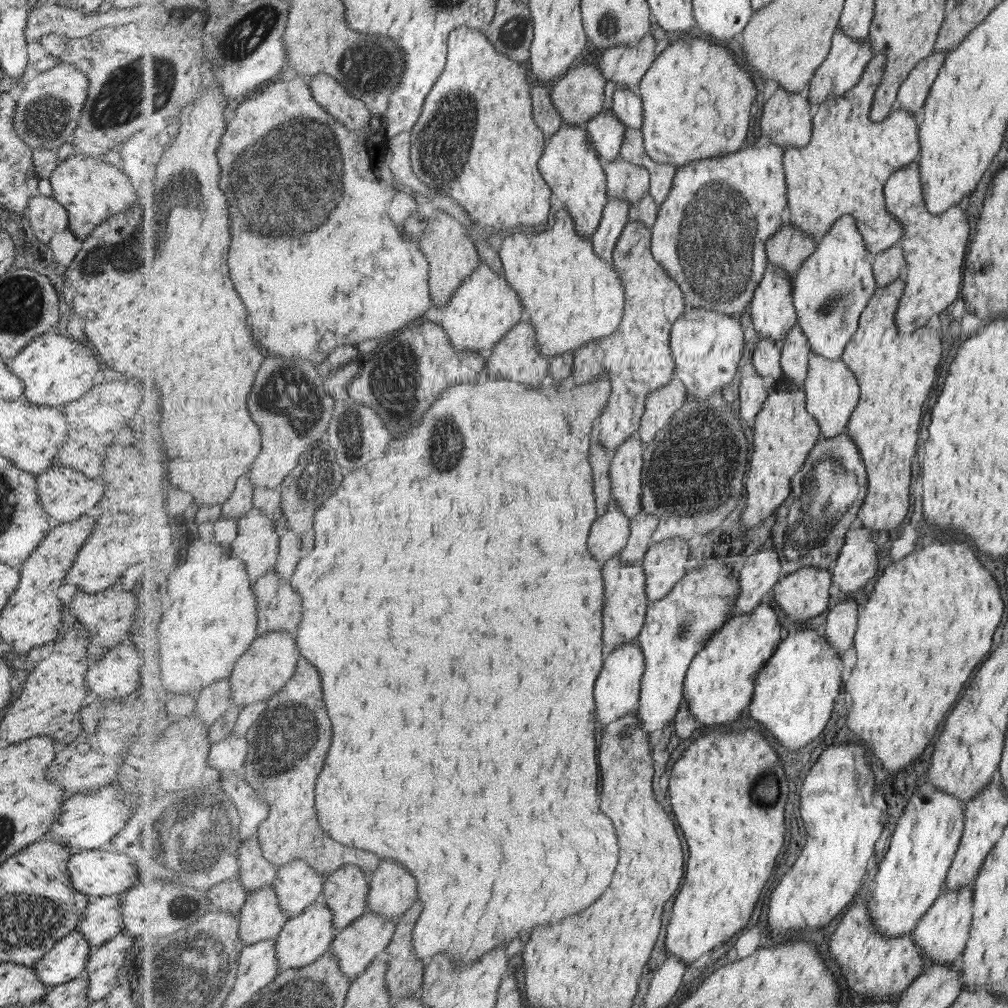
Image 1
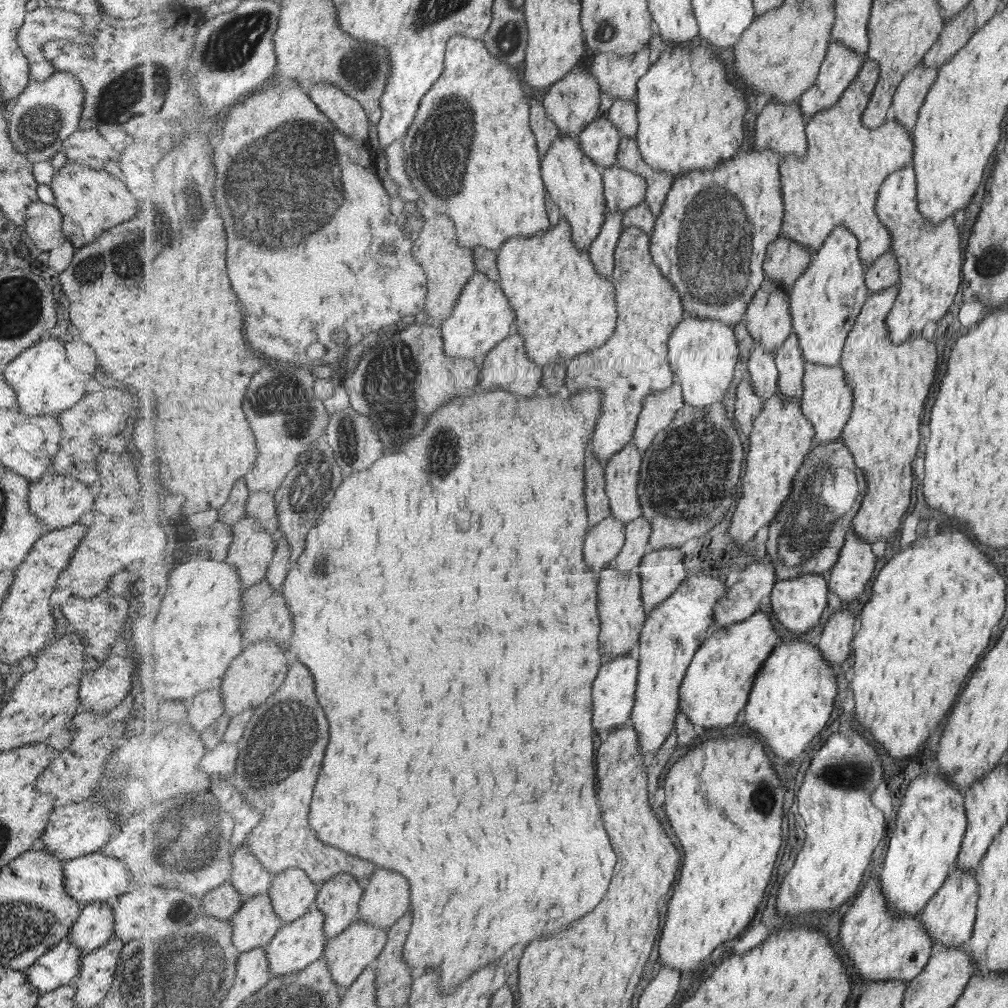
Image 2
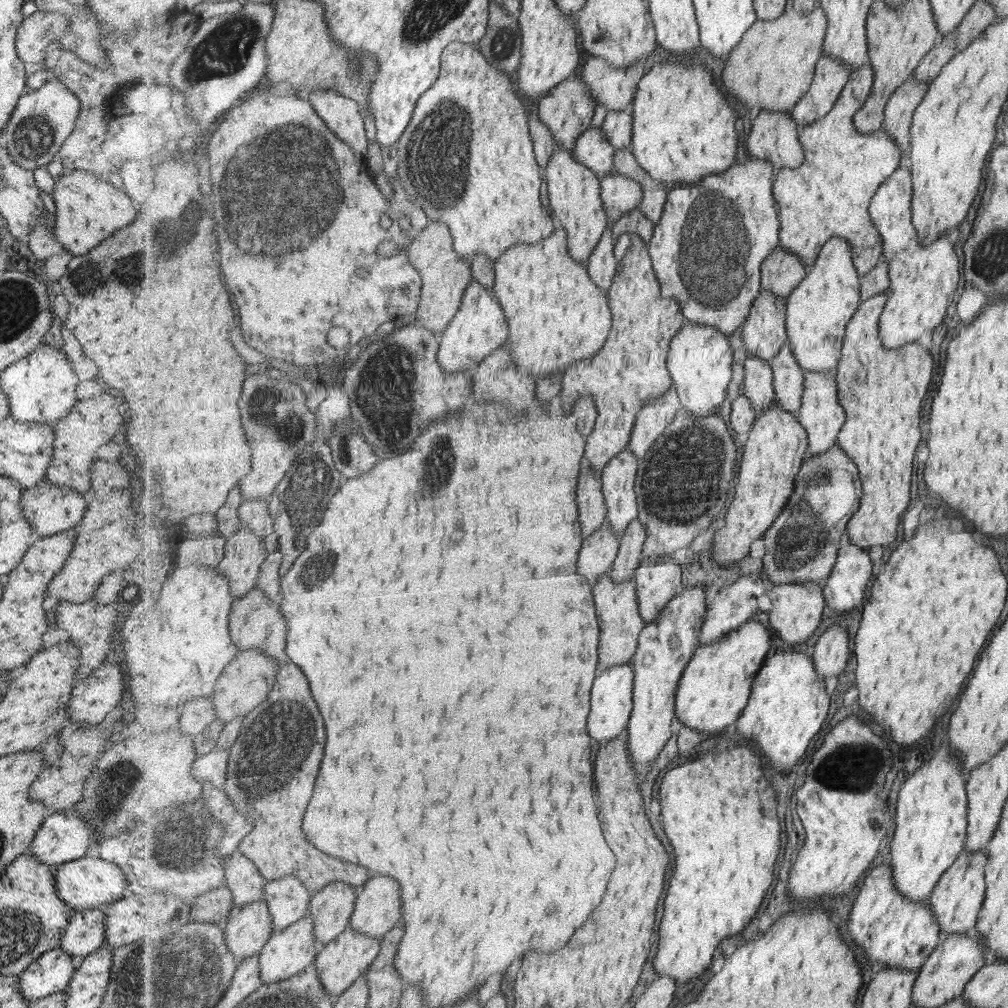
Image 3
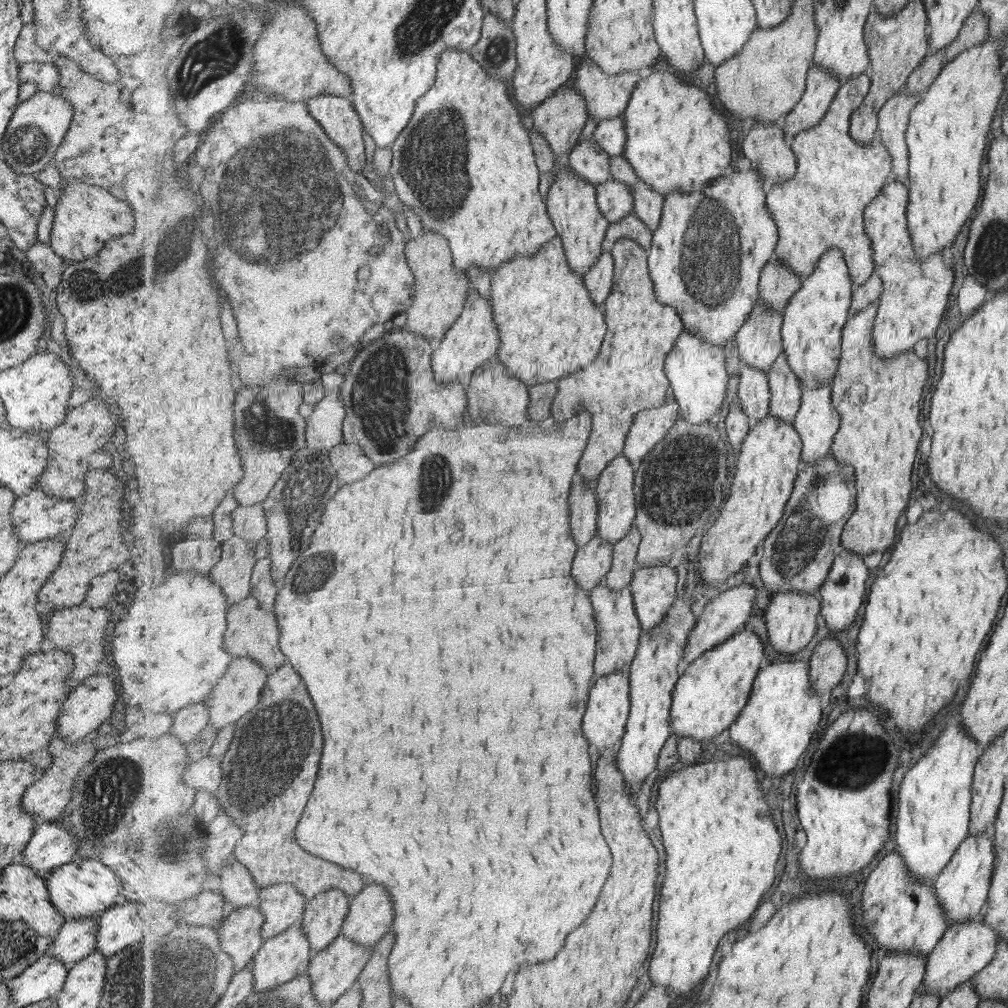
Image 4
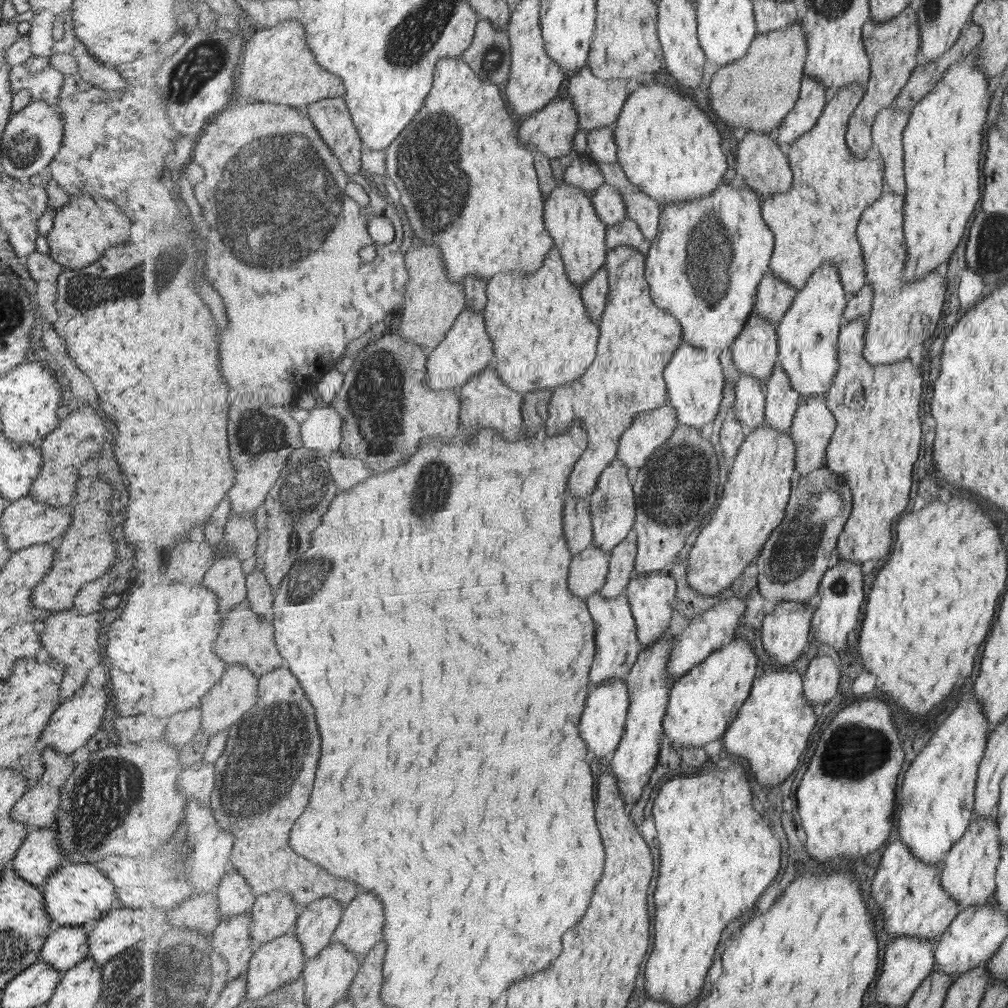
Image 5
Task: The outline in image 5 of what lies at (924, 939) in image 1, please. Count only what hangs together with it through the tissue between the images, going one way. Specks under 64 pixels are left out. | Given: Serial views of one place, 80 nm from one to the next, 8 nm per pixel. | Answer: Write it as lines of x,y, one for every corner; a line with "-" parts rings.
995,814
975,816
967,833
963,835
963,839
951,848
943,861
942,885
963,909
985,905
987,898
994,893
994,872
998,870
998,862
1001,859
999,857
1001,846
999,829
994,818

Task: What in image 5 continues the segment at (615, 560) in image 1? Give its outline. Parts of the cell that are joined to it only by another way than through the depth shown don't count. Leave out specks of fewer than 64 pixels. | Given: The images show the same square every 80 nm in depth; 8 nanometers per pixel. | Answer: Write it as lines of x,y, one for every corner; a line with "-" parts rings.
597,591
587,601
590,613
597,626
596,655
590,672
591,690
594,691
609,679
623,679
629,675
643,648
638,637
636,618
626,591
612,599
604,597
600,591

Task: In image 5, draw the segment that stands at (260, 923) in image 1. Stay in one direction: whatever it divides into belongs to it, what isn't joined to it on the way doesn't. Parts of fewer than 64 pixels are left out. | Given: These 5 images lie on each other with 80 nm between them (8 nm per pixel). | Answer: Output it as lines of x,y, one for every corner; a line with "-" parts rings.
251,911
223,918
222,923
215,928
211,946
227,963
227,978
235,980
241,975
246,975
249,964
257,949
252,934

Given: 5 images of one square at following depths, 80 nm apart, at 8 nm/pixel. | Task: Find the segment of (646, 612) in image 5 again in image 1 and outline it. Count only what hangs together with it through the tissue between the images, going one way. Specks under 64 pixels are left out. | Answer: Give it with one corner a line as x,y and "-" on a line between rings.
667,539
654,543
644,558
647,577
647,594
651,601
658,601
675,588
690,571
691,548
687,539

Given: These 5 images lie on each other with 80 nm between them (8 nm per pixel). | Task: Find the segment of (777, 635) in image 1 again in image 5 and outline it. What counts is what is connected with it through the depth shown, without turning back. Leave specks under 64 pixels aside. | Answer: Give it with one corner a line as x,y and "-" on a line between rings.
730,639
673,684
664,727
666,738
674,750
679,752
685,747
713,749
721,742
726,730
750,698
755,679
760,673
757,662
759,658
750,641

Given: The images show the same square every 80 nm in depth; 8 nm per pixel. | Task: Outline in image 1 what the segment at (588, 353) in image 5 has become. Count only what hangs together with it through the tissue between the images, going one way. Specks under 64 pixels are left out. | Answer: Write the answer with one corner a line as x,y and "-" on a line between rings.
562,206
554,214
554,225
550,228
541,228
536,231
517,231
512,235
506,237
499,243
500,255
504,264
504,274
507,280
512,284
512,287
519,293
524,304
524,318
525,321
531,321
535,328
538,330
538,342
537,348
543,356
547,356
548,359
555,358
559,354
565,354
565,352
577,352
577,349
581,346
587,346
591,342
608,337
615,332
619,326
621,326
624,312
626,312
626,286
620,277
620,273
616,269
614,261
606,261
603,257
600,257
594,249
594,240
591,237
584,237
580,235
576,222
571,216
569,210

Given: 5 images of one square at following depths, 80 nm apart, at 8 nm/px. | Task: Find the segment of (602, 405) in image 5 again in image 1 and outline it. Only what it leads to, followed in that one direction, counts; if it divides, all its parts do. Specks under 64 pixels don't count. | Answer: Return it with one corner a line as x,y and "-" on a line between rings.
631,220
622,232
614,250
614,263
626,286
626,312
621,326
608,337
596,340
577,349
575,357
576,383
599,379
603,374
611,376
612,393
601,416
601,444
609,450
617,450
631,435
641,428
650,394
663,388
676,377
676,364
671,349
670,336
674,322
686,311
686,298
680,284
667,272
667,269
654,257
652,252
652,229
645,223

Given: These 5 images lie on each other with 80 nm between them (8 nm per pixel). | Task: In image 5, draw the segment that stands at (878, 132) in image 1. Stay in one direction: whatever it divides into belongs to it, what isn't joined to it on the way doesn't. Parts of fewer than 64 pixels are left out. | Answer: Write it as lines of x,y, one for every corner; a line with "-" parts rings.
859,83
850,84
835,93
835,96
827,103
813,130
797,139
789,147
788,155
794,170
792,187
786,193
772,194
763,199
763,216
776,236
770,271
792,284
797,290
801,290
811,275
826,262
832,262
839,267
848,298
856,295
868,282
866,256
862,242
859,240
858,226
863,213
885,191
886,162
876,147
862,159
856,157
849,148
846,134
848,133
850,118
865,95
866,87

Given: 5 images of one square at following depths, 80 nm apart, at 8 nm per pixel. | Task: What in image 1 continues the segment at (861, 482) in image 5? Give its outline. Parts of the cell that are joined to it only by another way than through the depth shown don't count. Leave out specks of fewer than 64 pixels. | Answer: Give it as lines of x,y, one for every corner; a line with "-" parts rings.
903,278
878,287
860,319
858,331
851,337
841,358
851,367
851,372
855,372
855,378
862,386
862,396
847,432
862,452
870,486
858,512
857,525
871,529
874,534
901,526
911,510
911,464
917,454
923,406
938,378
943,358
939,329
933,332
925,326
912,335
900,333
896,314
907,283

